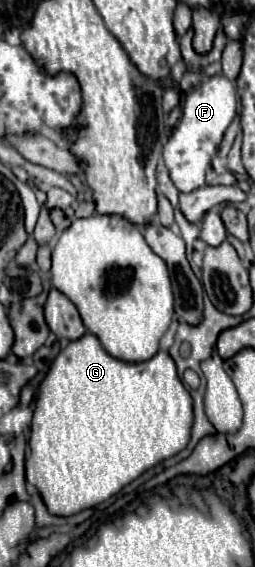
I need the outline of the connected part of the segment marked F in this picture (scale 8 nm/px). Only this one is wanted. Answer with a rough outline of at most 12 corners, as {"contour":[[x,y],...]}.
{"contour":[[203,76],[163,146],[175,188],[205,186],[237,114],[235,84]]}

